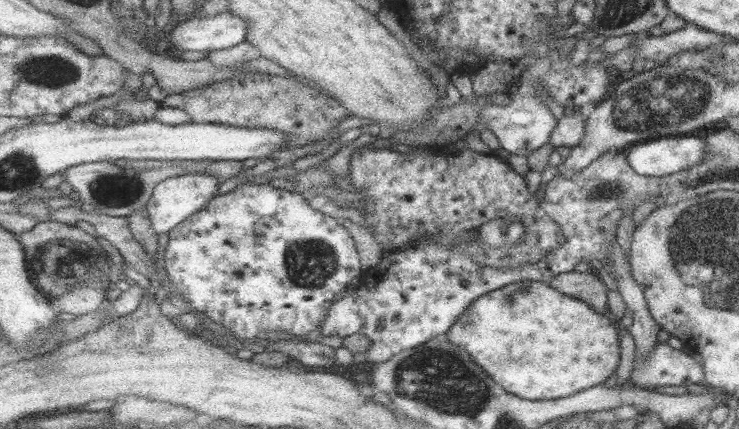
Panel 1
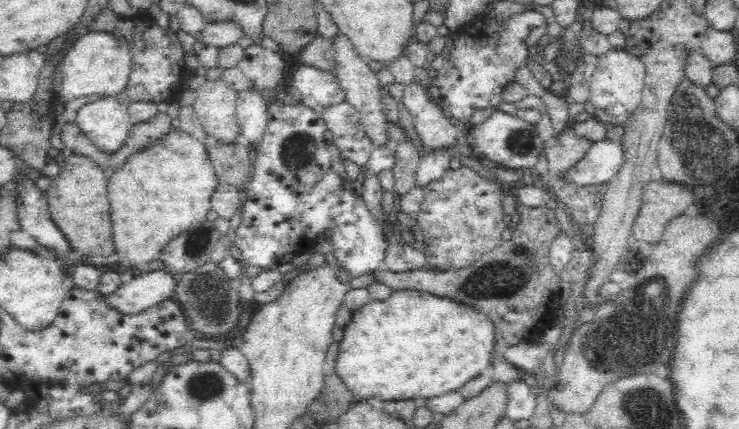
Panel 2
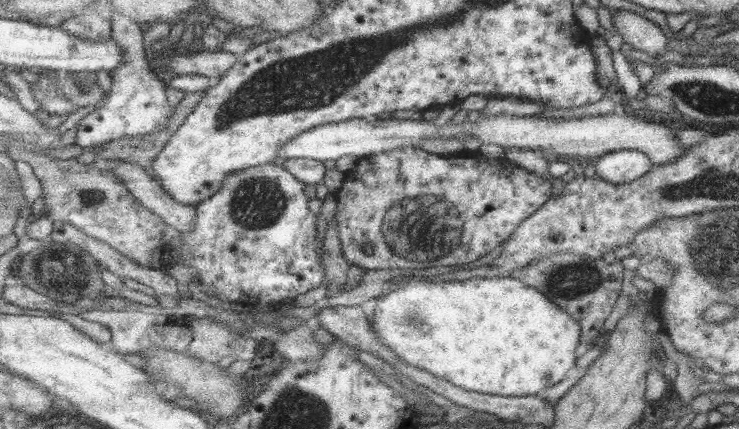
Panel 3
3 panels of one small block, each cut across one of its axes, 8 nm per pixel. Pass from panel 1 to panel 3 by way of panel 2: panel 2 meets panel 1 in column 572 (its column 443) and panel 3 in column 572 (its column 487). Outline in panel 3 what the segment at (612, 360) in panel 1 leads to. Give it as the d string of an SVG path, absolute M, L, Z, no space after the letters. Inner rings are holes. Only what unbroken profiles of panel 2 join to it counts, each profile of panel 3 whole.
M484 277L484 278L471 278L468 280L463 280L460 282L451 281L451 282L425 282L419 280L419 278L411 278L407 283L399 285L398 288L395 286L388 287L387 289L377 298L377 306L370 314L370 322L372 322L372 328L377 331L377 337L383 341L383 343L387 343L387 347L389 349L393 349L401 359L407 361L407 363L417 366L419 368L423 368L427 371L431 371L431 373L435 374L435 376L439 376L439 378L443 378L456 386L461 386L466 390L473 390L475 392L483 392L484 394L493 394L498 396L532 396L532 395L540 395L544 390L548 387L552 387L553 384L558 384L560 381L565 377L569 368L573 368L573 364L575 364L575 358L577 357L578 353L581 351L581 346L579 342L579 324L565 312L561 311L561 308L558 308L552 301L548 299L543 293L538 292L535 288L531 288L528 285L522 284L519 280L516 280L512 277Z

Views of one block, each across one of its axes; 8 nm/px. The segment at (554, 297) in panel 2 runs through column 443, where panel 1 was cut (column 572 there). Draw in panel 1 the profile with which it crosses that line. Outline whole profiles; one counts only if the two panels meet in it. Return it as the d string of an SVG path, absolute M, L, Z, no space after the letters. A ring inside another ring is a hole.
M578 268L556 275L549 282L549 286L556 289L560 294L589 304L595 313L607 312L608 290L593 270Z

